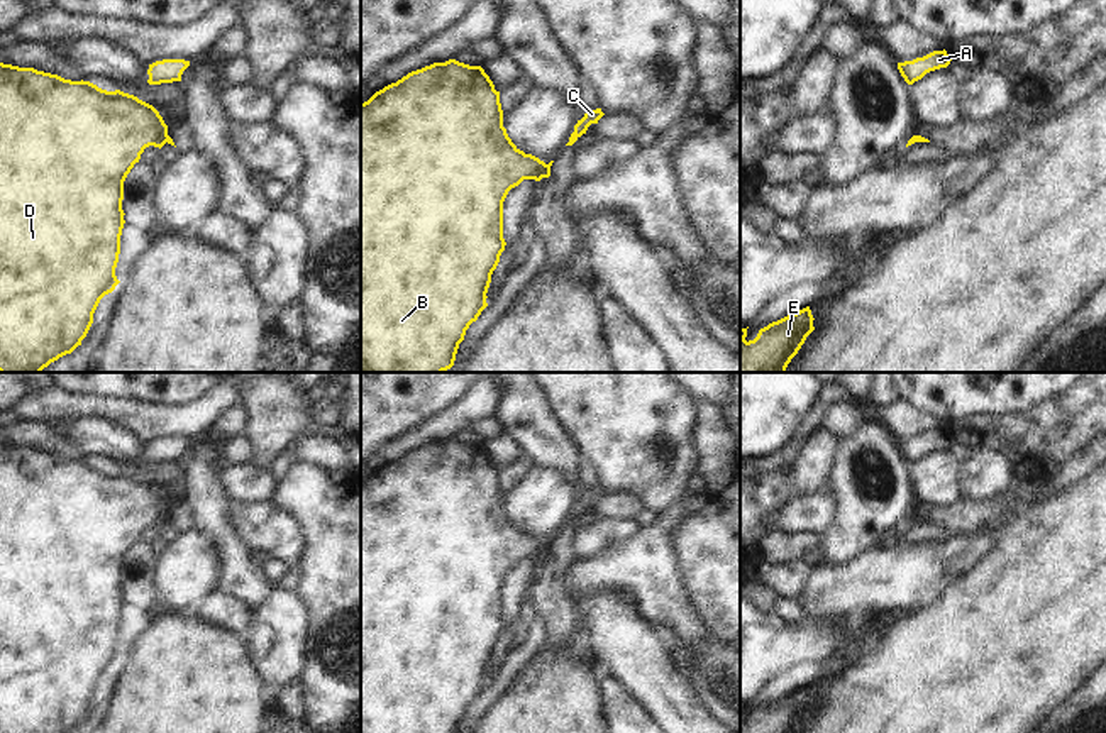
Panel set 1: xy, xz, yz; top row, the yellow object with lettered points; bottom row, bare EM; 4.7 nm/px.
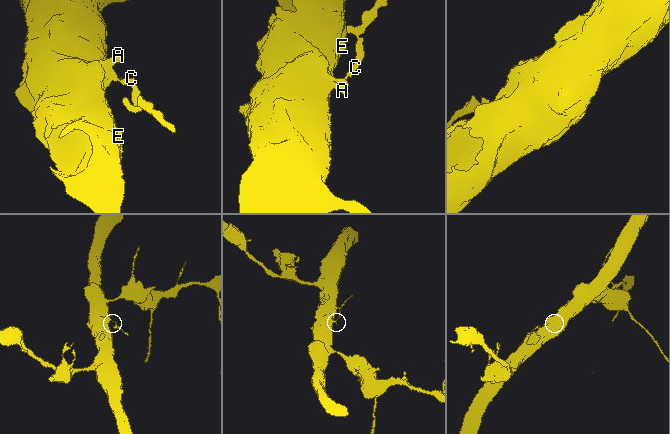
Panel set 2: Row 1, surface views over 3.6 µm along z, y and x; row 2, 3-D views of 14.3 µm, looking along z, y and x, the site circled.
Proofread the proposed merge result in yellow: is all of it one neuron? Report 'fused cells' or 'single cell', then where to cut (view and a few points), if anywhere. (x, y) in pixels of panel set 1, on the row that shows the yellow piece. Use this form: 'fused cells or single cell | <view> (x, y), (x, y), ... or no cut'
fused cells | xz (547, 165), (542, 176)

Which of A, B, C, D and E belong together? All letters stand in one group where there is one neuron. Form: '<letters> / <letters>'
A B D E / C

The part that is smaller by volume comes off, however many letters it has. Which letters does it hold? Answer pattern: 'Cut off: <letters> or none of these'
Cut off: C

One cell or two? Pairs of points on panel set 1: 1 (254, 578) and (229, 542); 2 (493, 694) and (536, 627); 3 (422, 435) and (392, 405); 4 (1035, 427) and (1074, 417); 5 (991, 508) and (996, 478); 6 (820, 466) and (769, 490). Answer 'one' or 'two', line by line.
1: one
2: one
3: two
4: one
5: two
6: one

